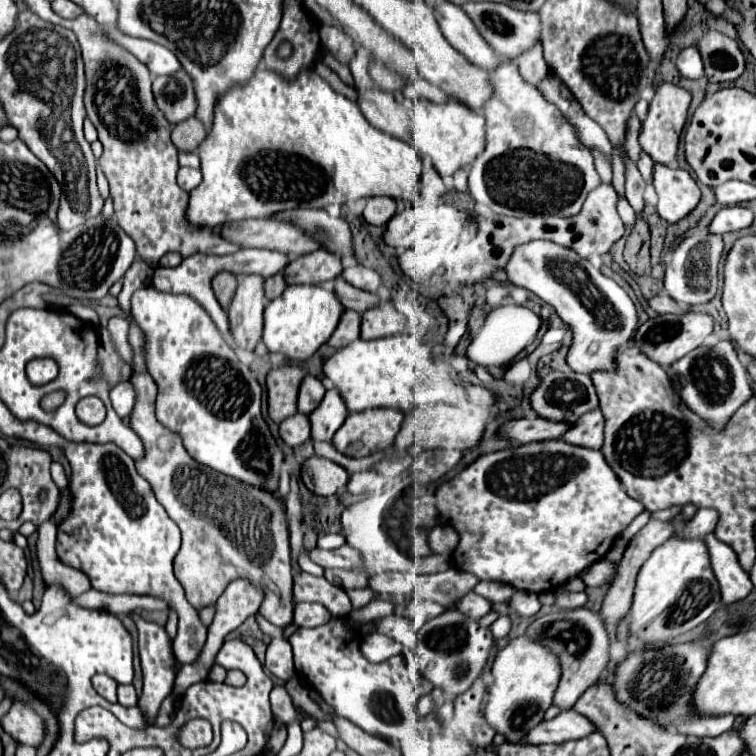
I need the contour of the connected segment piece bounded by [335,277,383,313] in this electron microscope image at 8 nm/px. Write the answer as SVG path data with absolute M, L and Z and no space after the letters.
M341 277L335 279L335 291L337 291L337 299L341 299L341 305L345 309L353 309L357 313L363 313L365 309L375 307L375 305L379 305L383 301L381 295L361 291L361 289L345 283Z

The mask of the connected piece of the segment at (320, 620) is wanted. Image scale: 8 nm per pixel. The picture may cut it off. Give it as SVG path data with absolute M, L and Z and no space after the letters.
M297 603L295 605L295 623L299 627L319 627L331 619L331 613L321 603Z

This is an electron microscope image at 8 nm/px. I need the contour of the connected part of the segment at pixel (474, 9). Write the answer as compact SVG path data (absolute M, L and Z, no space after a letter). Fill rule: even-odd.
M487 1L465 3L463 11L473 19L479 33L493 45L493 49L511 59L515 59L515 55L521 55L523 51L533 47L533 43L541 41L541 19L537 13L525 13L525 11L513 9L505 3L487 3Z

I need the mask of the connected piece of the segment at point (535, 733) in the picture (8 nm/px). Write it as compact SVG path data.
M569 709L557 715L555 719L541 721L529 735L525 735L525 743L519 745L543 745L543 743L565 743L571 739L581 739L589 735L595 729L595 725L583 717L581 713Z

